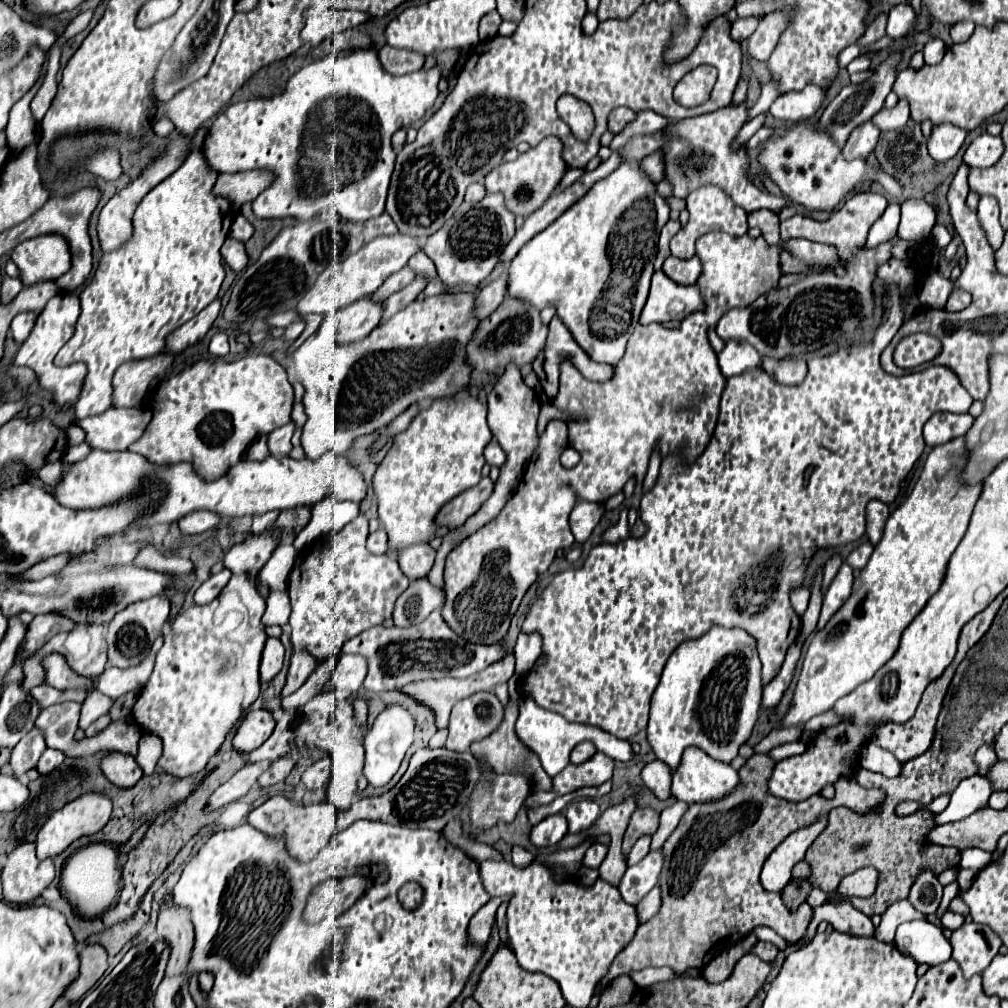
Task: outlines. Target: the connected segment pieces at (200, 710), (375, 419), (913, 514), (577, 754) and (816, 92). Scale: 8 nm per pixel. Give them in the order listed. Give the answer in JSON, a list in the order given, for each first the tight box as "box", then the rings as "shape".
[{"box":[132,572,266,778],"shape":[[[246,572],[232,574],[216,600],[204,606],[194,604],[172,622],[172,634],[164,638],[164,646],[156,654],[154,672],[132,708],[132,716],[140,730],[158,734],[164,742],[164,752],[156,768],[158,772],[168,772],[178,778],[200,772],[210,756],[218,752],[228,730],[238,722],[242,712],[258,698],[258,666],[266,642],[266,626],[262,624],[264,598],[260,596],[256,580],[256,576]]]},{"box":[296,292,478,460],"shape":[[[470,292],[438,294],[414,300],[400,312],[400,316],[392,318],[388,324],[380,324],[364,340],[336,346],[334,350],[312,356],[306,364],[300,364],[296,374],[306,390],[302,398],[304,412],[308,416],[302,428],[302,448],[306,456],[314,460],[328,450],[344,454],[356,436],[384,428],[410,404],[424,398],[448,396],[448,392],[452,392],[452,376],[456,376],[456,384],[464,384],[464,376],[468,376],[468,368],[464,368],[464,348],[468,344],[468,336],[472,336],[478,324],[472,316],[472,306],[474,294]]]},{"box":[776,438,982,728],"shape":[[[964,438],[950,440],[948,444],[936,446],[930,452],[926,466],[924,466],[912,494],[906,498],[904,504],[900,504],[890,514],[890,518],[886,522],[884,536],[876,544],[876,550],[870,556],[868,564],[862,570],[854,570],[854,586],[852,586],[850,598],[832,616],[832,620],[822,630],[816,630],[816,634],[812,636],[810,648],[804,656],[800,680],[794,688],[792,702],[788,706],[786,716],[782,718],[782,722],[776,728],[806,724],[810,718],[830,710],[838,698],[852,692],[858,684],[870,680],[876,674],[876,670],[882,668],[892,658],[892,654],[898,648],[904,628],[916,618],[916,614],[926,606],[930,596],[940,588],[948,558],[960,544],[960,540],[966,532],[972,508],[980,496],[982,484],[964,486],[958,480],[958,472],[964,466],[966,456],[968,456],[968,450],[964,446]]]},{"box":[570,742,597,764],"shape":[[[582,742],[575,746],[570,754],[570,762],[581,764],[591,758],[597,752],[596,747],[591,742]]]},{"box":[770,82,828,124],"shape":[[[808,82],[804,90],[798,92],[792,90],[778,96],[770,106],[770,114],[776,120],[784,120],[784,122],[794,122],[794,124],[804,122],[810,120],[822,108],[826,96],[828,96],[828,88]]]}]

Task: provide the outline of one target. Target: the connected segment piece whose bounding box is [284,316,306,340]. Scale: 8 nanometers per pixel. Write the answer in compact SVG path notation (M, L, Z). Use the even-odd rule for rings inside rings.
M300 316L296 322L292 322L292 324L286 328L284 338L286 338L286 340L296 340L296 338L302 334L304 326L306 326L306 322L304 322L304 320L302 320L302 316Z

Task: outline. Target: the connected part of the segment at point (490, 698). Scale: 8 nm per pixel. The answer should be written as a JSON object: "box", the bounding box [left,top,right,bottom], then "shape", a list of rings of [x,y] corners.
{"box":[446,692,504,750],"shape":[[[476,692],[460,700],[450,714],[446,748],[468,750],[472,742],[490,736],[504,718],[504,706],[492,692]]]}

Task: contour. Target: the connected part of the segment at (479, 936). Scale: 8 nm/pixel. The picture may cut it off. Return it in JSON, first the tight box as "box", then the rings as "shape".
{"box":[468,896,511,946],"shape":[[[511,896],[492,898],[486,904],[480,908],[480,912],[470,920],[470,926],[468,926],[468,940],[476,946],[480,944],[486,944],[488,936],[490,936],[490,928],[492,928],[492,922],[494,922],[494,916],[496,916],[497,908],[503,902],[508,902]]]}

